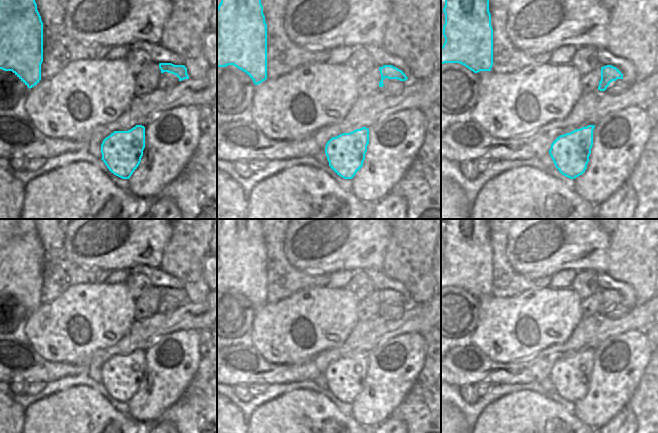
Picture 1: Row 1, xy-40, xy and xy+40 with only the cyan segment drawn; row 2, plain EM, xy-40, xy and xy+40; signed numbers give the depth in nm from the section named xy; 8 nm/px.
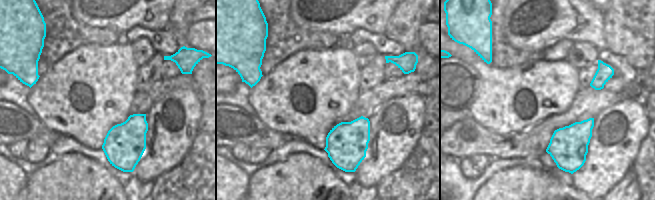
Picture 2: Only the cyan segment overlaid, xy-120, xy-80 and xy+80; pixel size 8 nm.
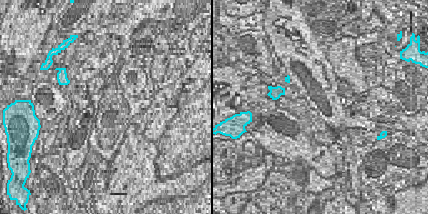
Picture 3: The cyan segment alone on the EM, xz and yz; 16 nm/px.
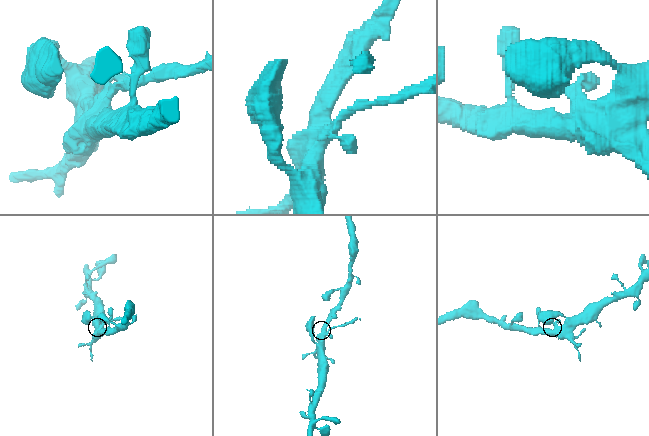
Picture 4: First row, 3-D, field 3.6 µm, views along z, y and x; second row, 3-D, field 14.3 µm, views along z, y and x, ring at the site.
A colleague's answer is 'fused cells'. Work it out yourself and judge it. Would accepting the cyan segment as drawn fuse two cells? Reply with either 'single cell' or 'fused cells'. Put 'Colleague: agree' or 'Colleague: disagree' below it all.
fused cells
Colleague: agree

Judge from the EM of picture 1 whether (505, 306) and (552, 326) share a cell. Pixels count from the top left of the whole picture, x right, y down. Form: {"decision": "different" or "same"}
{"decision": "same"}

